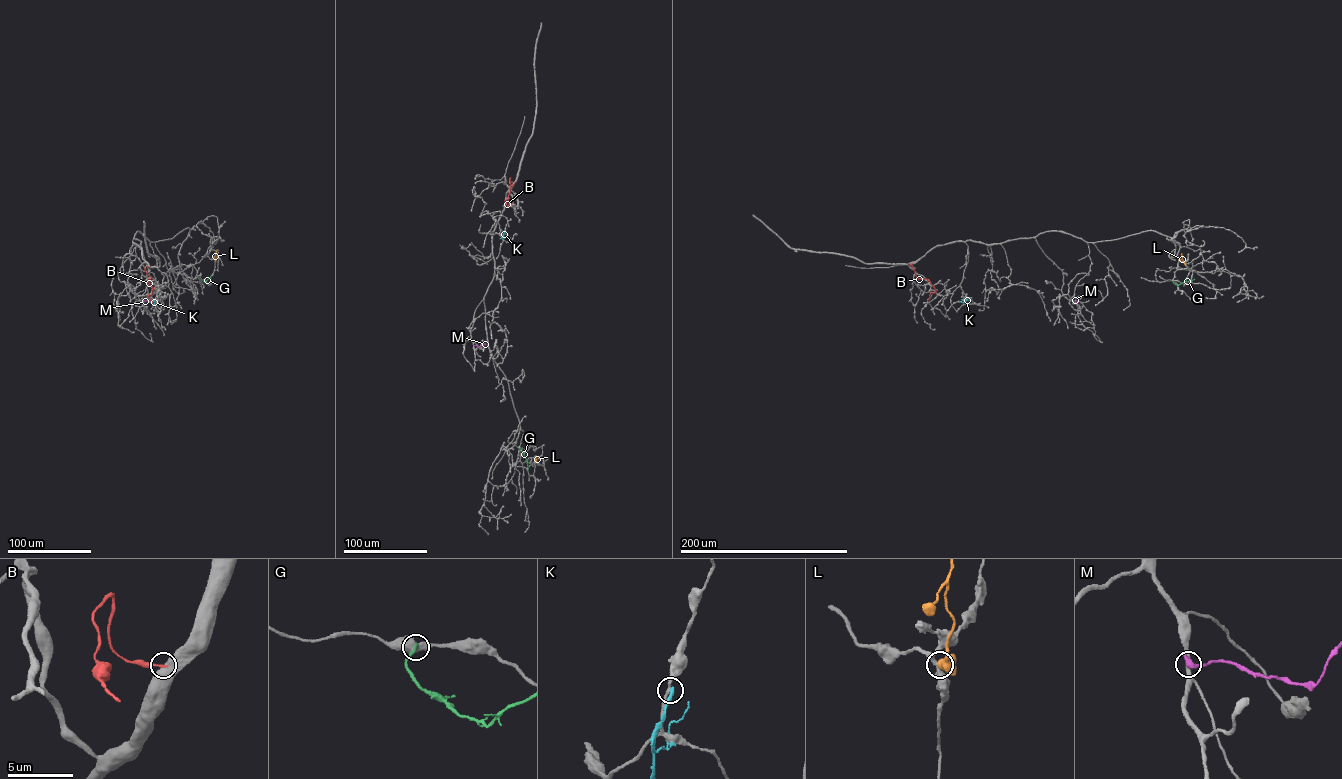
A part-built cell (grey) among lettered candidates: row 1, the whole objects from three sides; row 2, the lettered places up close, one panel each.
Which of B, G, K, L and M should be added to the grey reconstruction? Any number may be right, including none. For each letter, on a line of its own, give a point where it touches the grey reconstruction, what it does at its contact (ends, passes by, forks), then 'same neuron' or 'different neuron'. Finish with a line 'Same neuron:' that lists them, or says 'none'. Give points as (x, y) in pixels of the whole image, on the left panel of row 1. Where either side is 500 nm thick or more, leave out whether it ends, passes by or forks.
B: meets grey at (149, 266); different neuron
G: meets grey at (200, 277); different neuron
K: meets grey at (154, 303); it ends there; different neuron
L: meets grey at (215, 260); different neuron
M: meets grey at (141, 301); it ends there; different neuron
Same neuron: none

